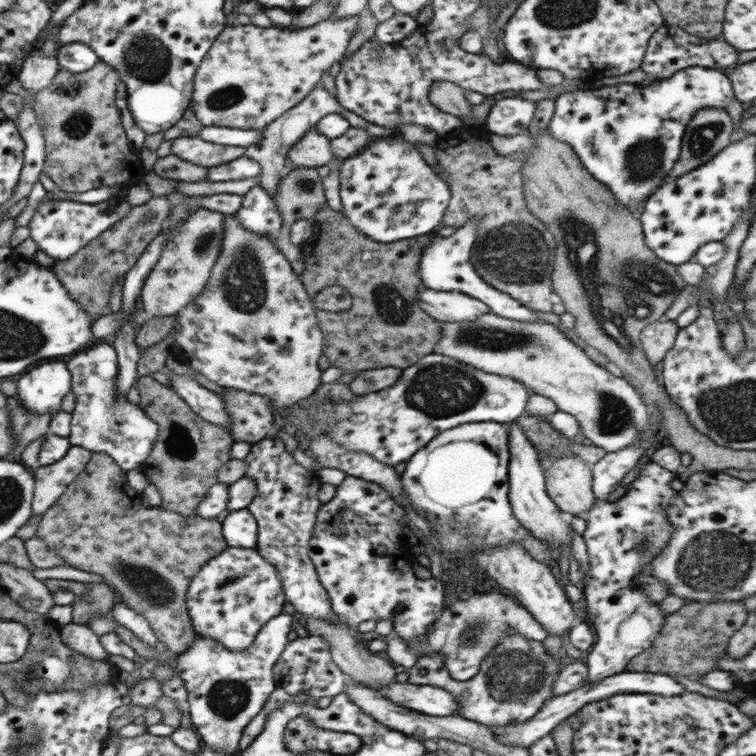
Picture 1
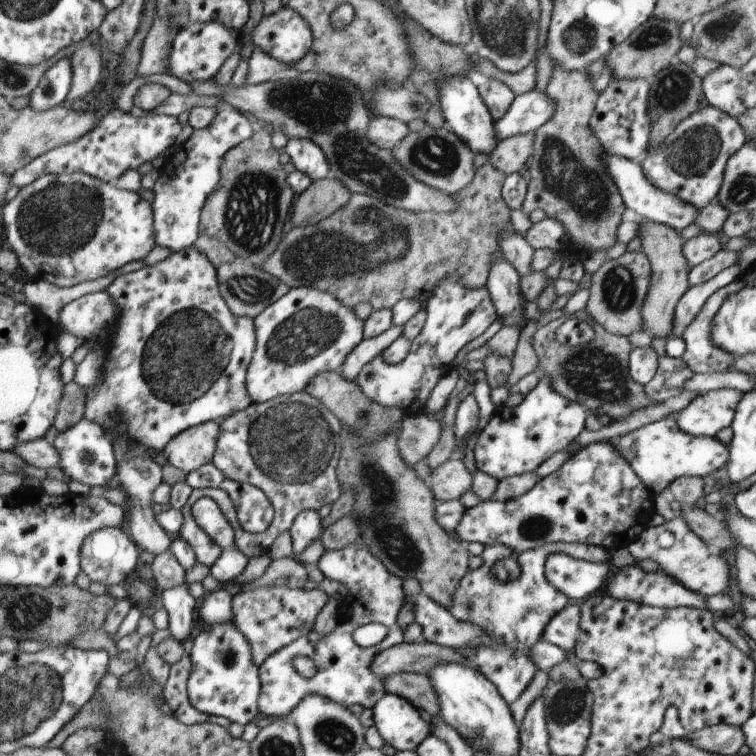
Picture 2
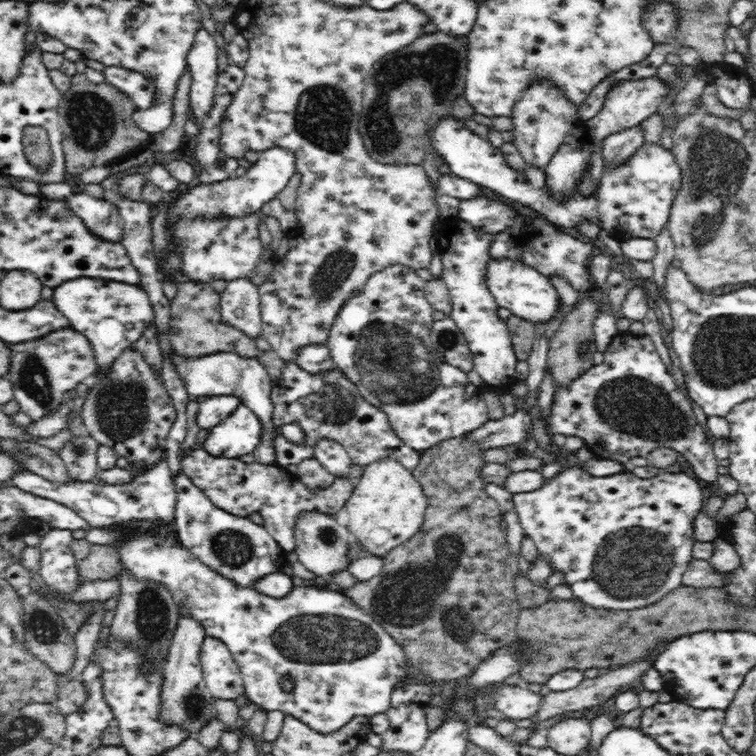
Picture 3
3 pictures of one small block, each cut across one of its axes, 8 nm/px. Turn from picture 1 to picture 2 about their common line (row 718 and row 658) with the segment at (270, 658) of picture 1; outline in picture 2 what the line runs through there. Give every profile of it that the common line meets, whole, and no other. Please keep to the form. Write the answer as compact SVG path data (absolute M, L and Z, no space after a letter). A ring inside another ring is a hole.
M234 623L214 627L203 626L195 631L190 650L192 663L187 682L193 707L209 715L224 717L232 723L246 725L258 716L258 697L261 689L259 667L253 661L247 638Z

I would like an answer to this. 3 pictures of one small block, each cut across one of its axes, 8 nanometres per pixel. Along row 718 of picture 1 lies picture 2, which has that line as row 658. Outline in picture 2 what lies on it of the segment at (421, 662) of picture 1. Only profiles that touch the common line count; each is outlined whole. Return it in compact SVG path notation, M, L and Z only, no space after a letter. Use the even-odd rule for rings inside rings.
M554 543L543 546L542 549L532 549L517 553L518 566L520 566L520 575L514 580L501 582L492 574L492 568L498 560L512 556L513 550L501 544L485 546L481 556L484 559L482 565L475 570L469 571L461 578L460 584L457 586L453 596L453 605L448 609L454 618L461 621L471 622L481 626L493 636L493 642L490 647L478 647L472 649L460 649L467 658L470 666L476 667L492 684L496 685L499 693L504 697L504 700L510 704L513 703L521 694L528 690L528 685L533 681L534 675L538 668L529 657L529 650L533 644L542 639L542 631L545 629L547 622L562 610L569 602L569 598L556 590L548 581L545 575L545 565L543 563L543 555L550 556L554 553L564 553L575 559L590 561L591 563L610 563L610 556L605 548L589 545L586 543Z

